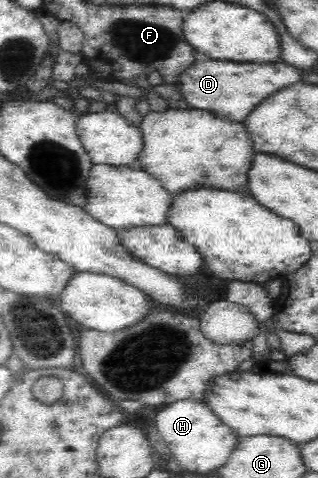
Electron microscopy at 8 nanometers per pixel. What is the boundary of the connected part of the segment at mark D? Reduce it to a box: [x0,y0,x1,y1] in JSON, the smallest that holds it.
[179,60,301,122]

